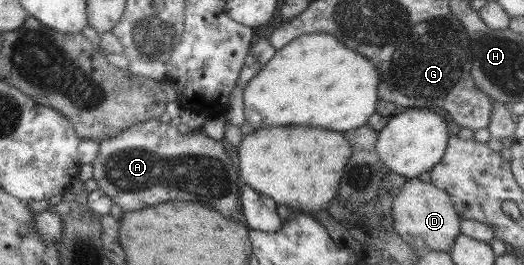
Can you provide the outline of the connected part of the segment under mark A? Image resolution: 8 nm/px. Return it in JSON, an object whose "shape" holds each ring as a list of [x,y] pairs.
{"shape":[[[150,119],[136,123],[117,135],[104,139],[100,145],[99,156],[93,161],[93,180],[98,184],[98,189],[103,195],[111,198],[124,212],[137,211],[143,207],[169,202],[171,199],[179,201],[195,201],[203,203],[211,209],[217,209],[223,217],[235,219],[237,199],[244,182],[239,183],[240,172],[233,167],[231,157],[225,149],[221,139],[209,137],[200,129],[189,130],[183,134],[177,128],[160,119]]]}

